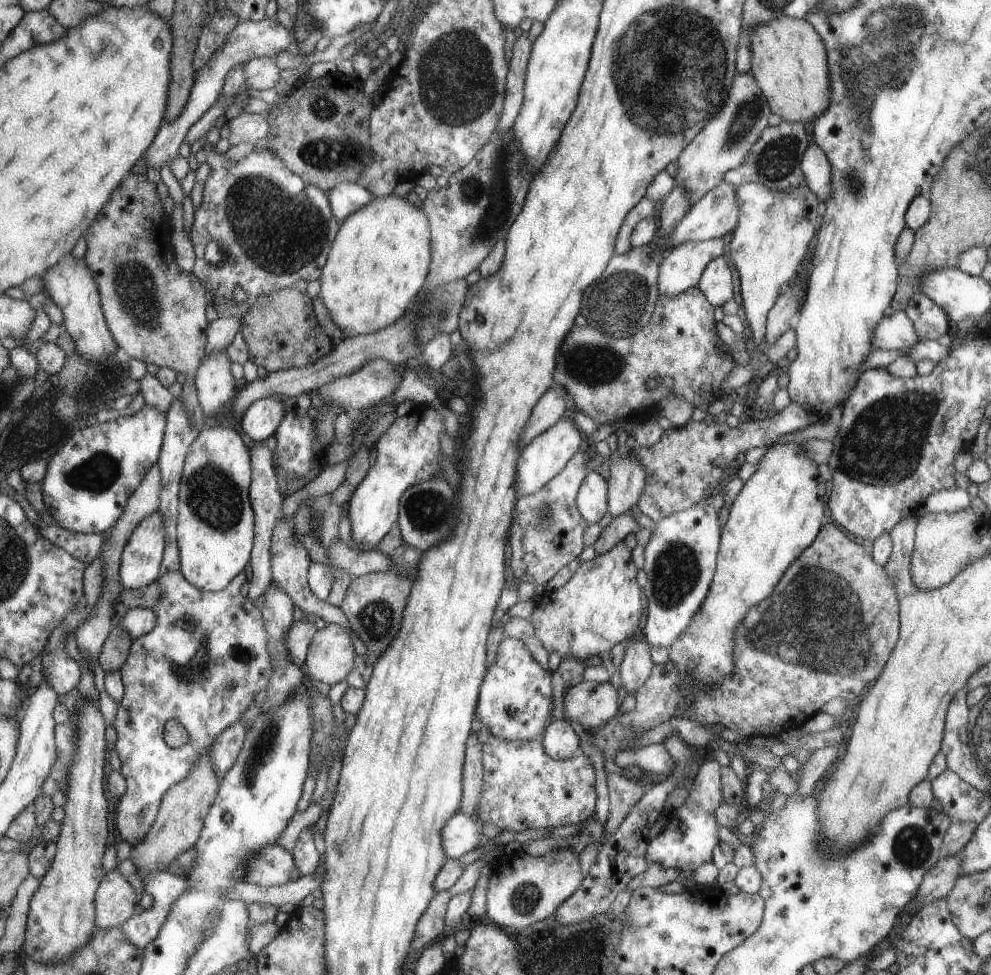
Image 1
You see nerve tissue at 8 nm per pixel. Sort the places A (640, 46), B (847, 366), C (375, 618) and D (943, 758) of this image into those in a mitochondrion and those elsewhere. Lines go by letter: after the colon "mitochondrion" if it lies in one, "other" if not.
A: mitochondrion
B: other
C: mitochondrion
D: other

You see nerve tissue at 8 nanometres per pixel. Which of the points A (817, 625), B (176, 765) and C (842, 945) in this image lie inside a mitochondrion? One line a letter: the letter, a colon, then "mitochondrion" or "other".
A: mitochondrion
B: other
C: other

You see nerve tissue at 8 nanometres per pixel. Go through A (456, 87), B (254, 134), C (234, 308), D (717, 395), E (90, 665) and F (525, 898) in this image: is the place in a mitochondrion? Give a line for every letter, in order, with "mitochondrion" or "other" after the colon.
A: mitochondrion
B: other
C: other
D: other
E: other
F: mitochondrion

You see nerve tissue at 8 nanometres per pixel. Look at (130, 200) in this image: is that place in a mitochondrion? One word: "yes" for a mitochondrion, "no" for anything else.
no

